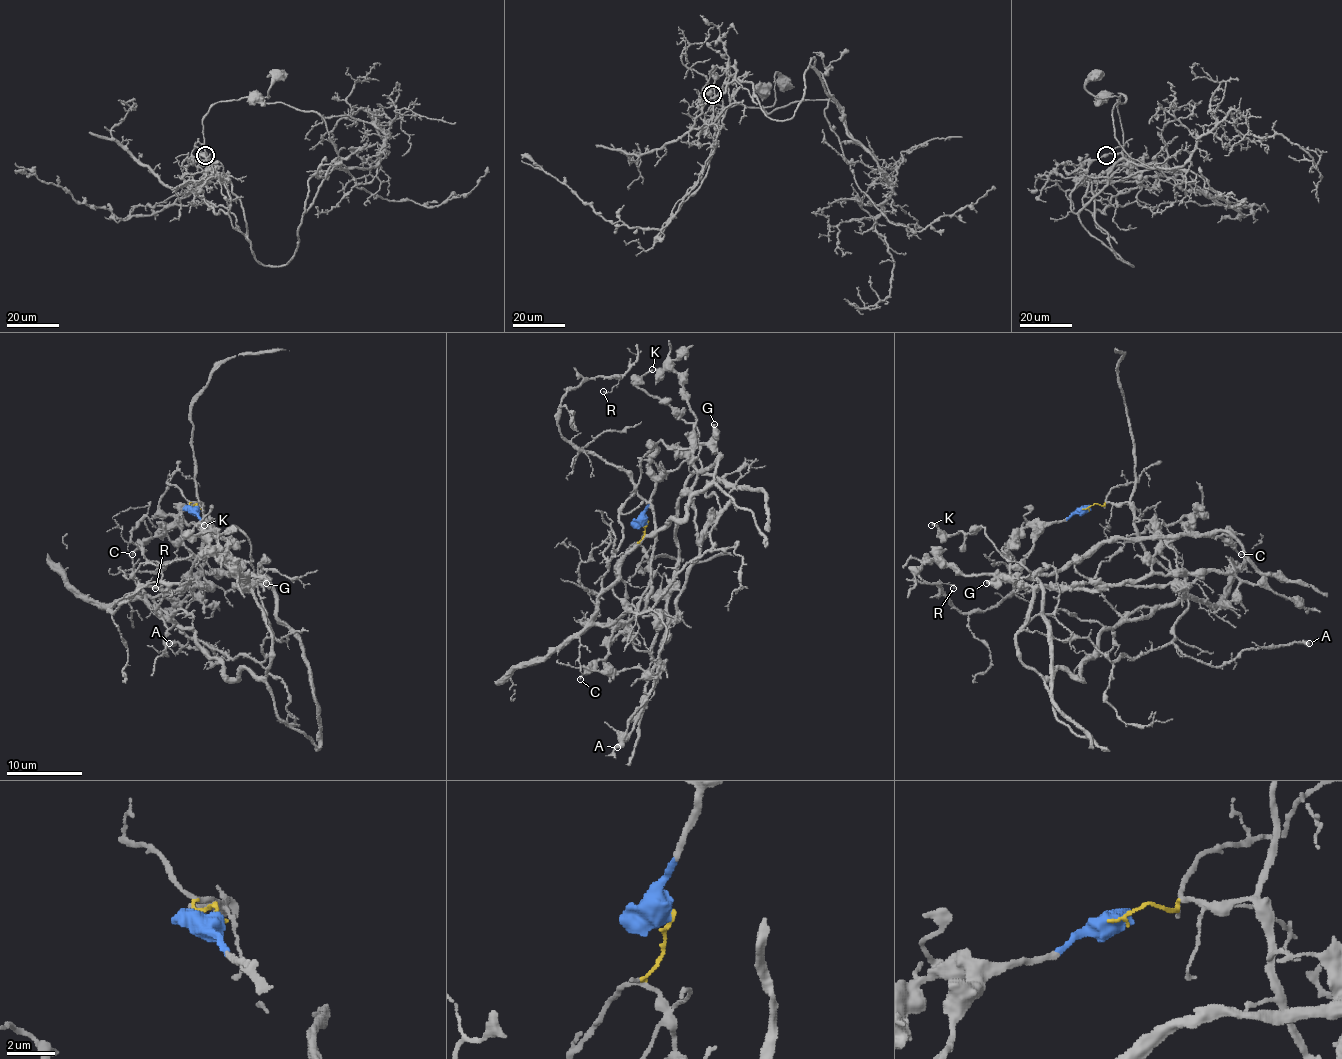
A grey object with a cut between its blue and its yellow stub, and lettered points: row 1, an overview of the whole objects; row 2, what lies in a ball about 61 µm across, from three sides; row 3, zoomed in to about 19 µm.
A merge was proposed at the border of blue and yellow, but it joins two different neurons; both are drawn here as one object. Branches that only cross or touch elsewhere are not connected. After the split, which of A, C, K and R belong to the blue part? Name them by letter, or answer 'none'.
C, K

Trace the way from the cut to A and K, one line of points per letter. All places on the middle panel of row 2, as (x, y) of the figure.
A: (647, 523), (640, 546), (653, 578), (638, 612), (602, 625), (651, 610), (666, 625), (649, 699), (617, 748)
K: (647, 523), (645, 506), (655, 486), (700, 450), (698, 429), (638, 386), (653, 369)

